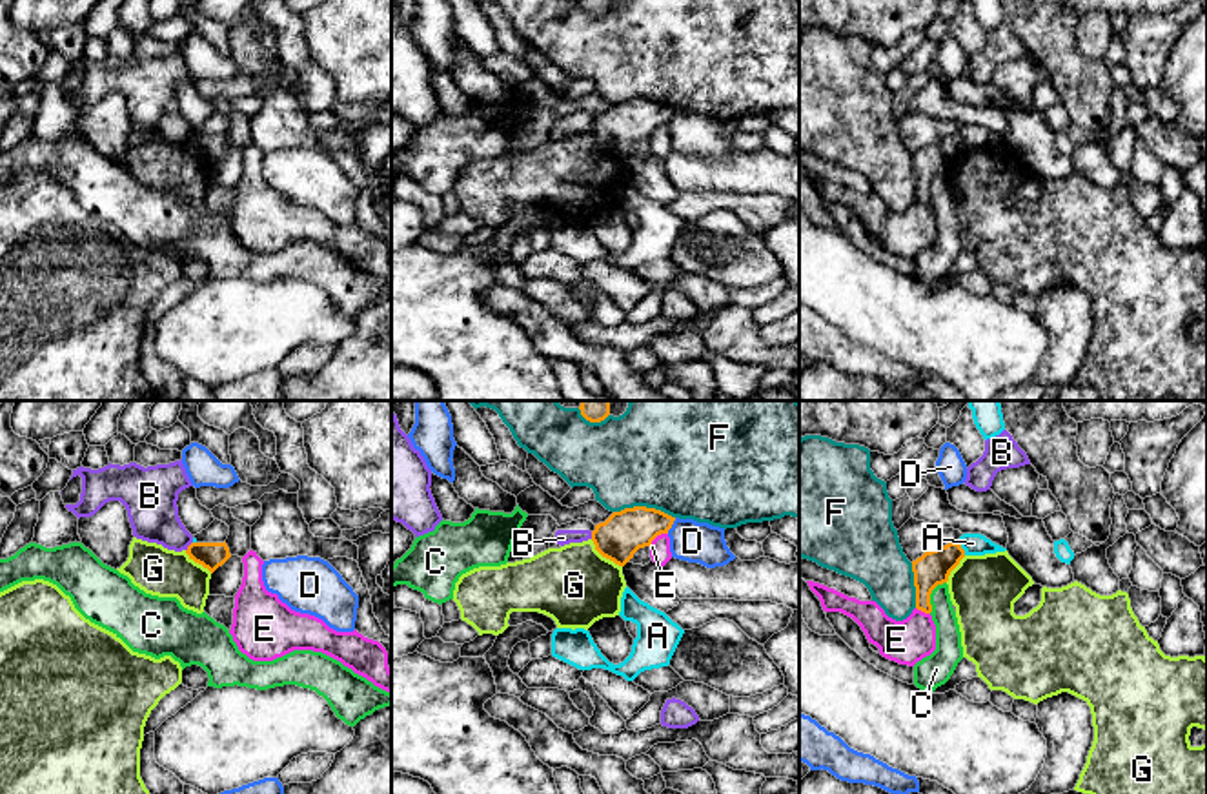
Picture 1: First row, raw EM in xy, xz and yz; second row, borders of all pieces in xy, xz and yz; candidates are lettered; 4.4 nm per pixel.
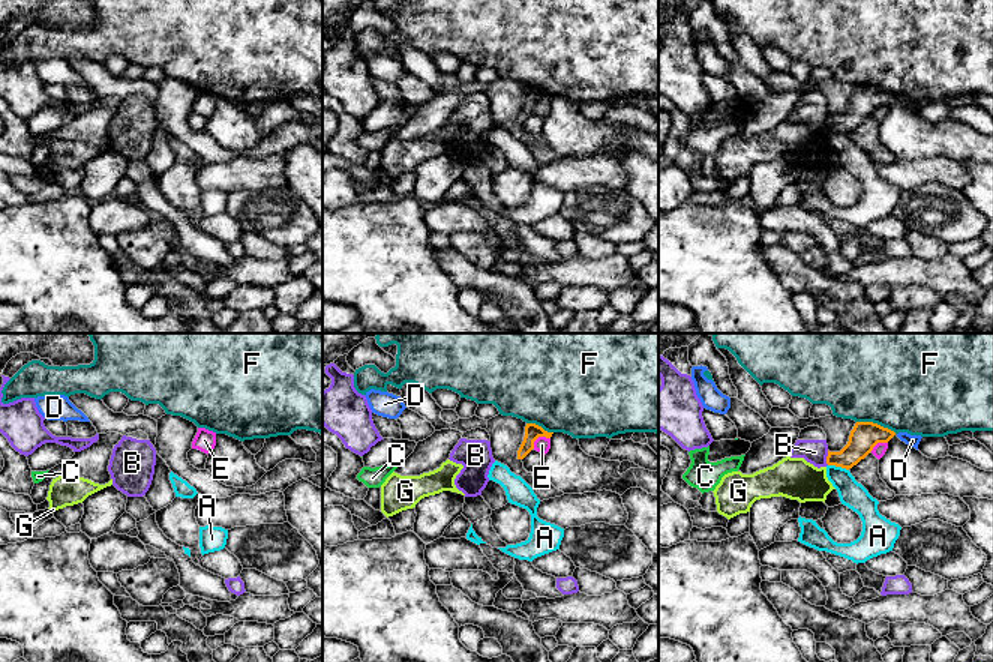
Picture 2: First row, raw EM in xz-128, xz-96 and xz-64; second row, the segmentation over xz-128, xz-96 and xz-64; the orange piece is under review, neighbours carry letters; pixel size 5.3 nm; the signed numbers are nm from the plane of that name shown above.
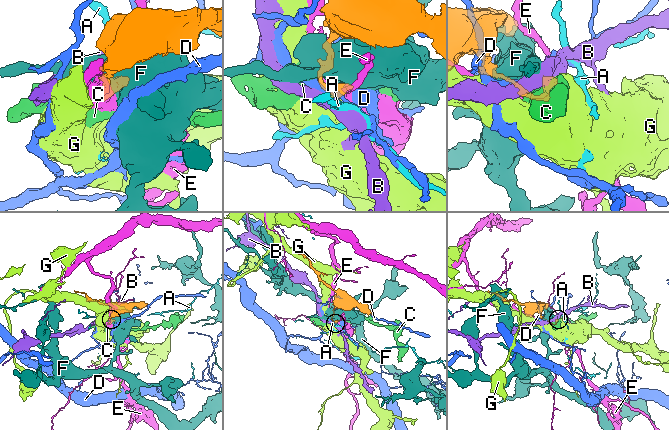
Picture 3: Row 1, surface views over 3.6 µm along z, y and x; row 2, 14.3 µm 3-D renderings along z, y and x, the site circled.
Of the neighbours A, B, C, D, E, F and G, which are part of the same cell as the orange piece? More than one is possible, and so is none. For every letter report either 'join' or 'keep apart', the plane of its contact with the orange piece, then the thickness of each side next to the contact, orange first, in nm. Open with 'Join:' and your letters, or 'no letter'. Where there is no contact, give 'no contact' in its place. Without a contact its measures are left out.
Join: no letter
A: keep apart; contact in yz; calibres 150 and 100 nm
B: keep apart; contact in xy; calibres 120 and 220 nm
C: keep apart; contact in yz; calibres 150 and 120 nm
D: keep apart; contact in xz; calibres 190 and 180 nm
E: keep apart; contact in xz; calibres 190 and 100 nm
F: keep apart; contact in xz; calibres 190 and 480 nm
G: keep apart; contact in xz; calibres 190 and 360 nm

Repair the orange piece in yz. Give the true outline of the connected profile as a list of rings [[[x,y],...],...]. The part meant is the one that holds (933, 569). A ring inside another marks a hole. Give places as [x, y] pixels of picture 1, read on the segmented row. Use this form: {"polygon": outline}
{"polygon": [[[948,543],[941,548],[925,552],[912,561],[914,586],[916,586],[916,608],[930,614],[930,594],[938,585],[948,581],[950,572],[965,557],[965,550],[959,543]]]}

